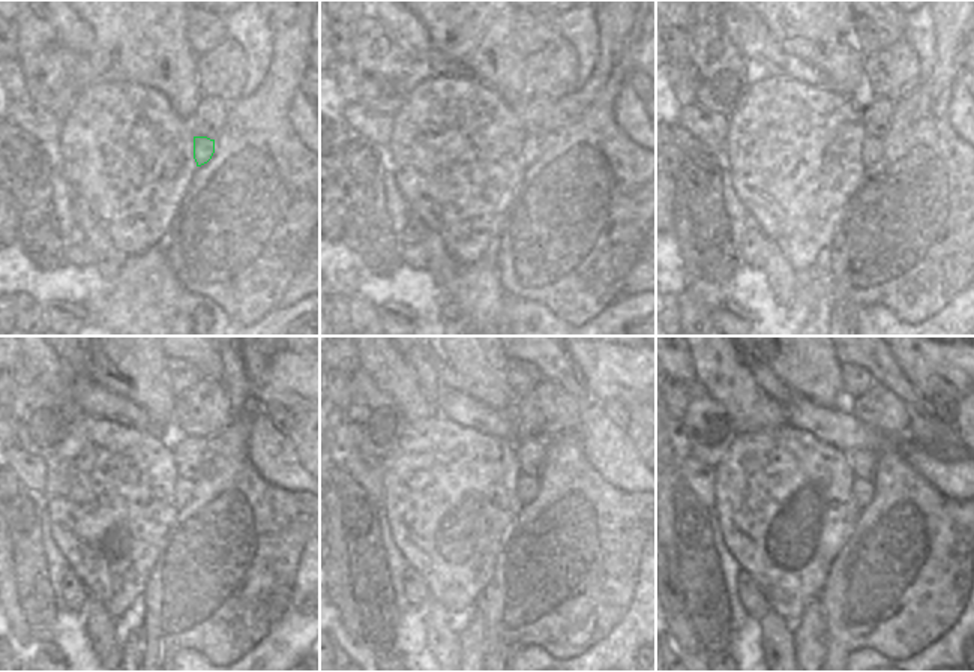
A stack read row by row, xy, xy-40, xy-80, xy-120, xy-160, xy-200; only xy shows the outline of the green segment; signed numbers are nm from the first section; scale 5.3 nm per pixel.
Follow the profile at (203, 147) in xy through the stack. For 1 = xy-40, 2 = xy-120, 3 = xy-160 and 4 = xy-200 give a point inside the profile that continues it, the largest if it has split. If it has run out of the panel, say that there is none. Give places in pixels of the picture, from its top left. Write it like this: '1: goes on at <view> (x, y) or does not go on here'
1: goes on at xy-40 (533, 146)
2: goes on at xy-120 (185, 486)
3: goes on at xy-160 (527, 488)
4: goes on at xy-200 (863, 491)

